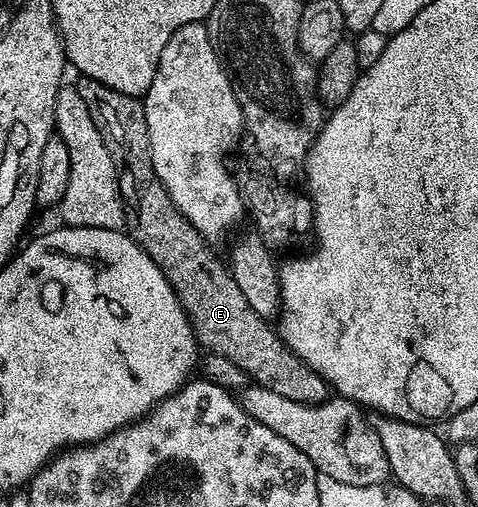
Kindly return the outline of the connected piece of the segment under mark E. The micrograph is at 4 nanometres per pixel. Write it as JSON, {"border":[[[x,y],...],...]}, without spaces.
{"border":[[[80,76],[77,88],[81,99],[89,107],[89,115],[93,115],[93,123],[97,131],[101,131],[101,139],[105,139],[105,147],[109,147],[109,155],[113,159],[115,168],[119,170],[119,190],[125,202],[127,211],[126,228],[131,238],[140,245],[161,267],[165,279],[173,287],[178,295],[183,310],[191,321],[195,332],[195,339],[204,350],[212,349],[219,357],[224,357],[231,365],[236,365],[243,373],[251,376],[254,384],[265,387],[269,391],[277,391],[277,395],[285,395],[285,399],[293,399],[297,403],[306,405],[320,405],[328,400],[329,386],[313,367],[309,367],[304,361],[284,343],[282,336],[270,329],[268,322],[245,300],[241,295],[241,287],[233,279],[230,268],[219,262],[219,257],[214,253],[208,240],[196,231],[191,221],[173,203],[169,191],[161,183],[157,171],[153,167],[151,148],[149,147],[149,127],[145,123],[145,111],[140,98],[130,97],[121,91],[113,91],[113,87],[105,87],[105,83],[97,83],[97,79],[89,79]]]}

